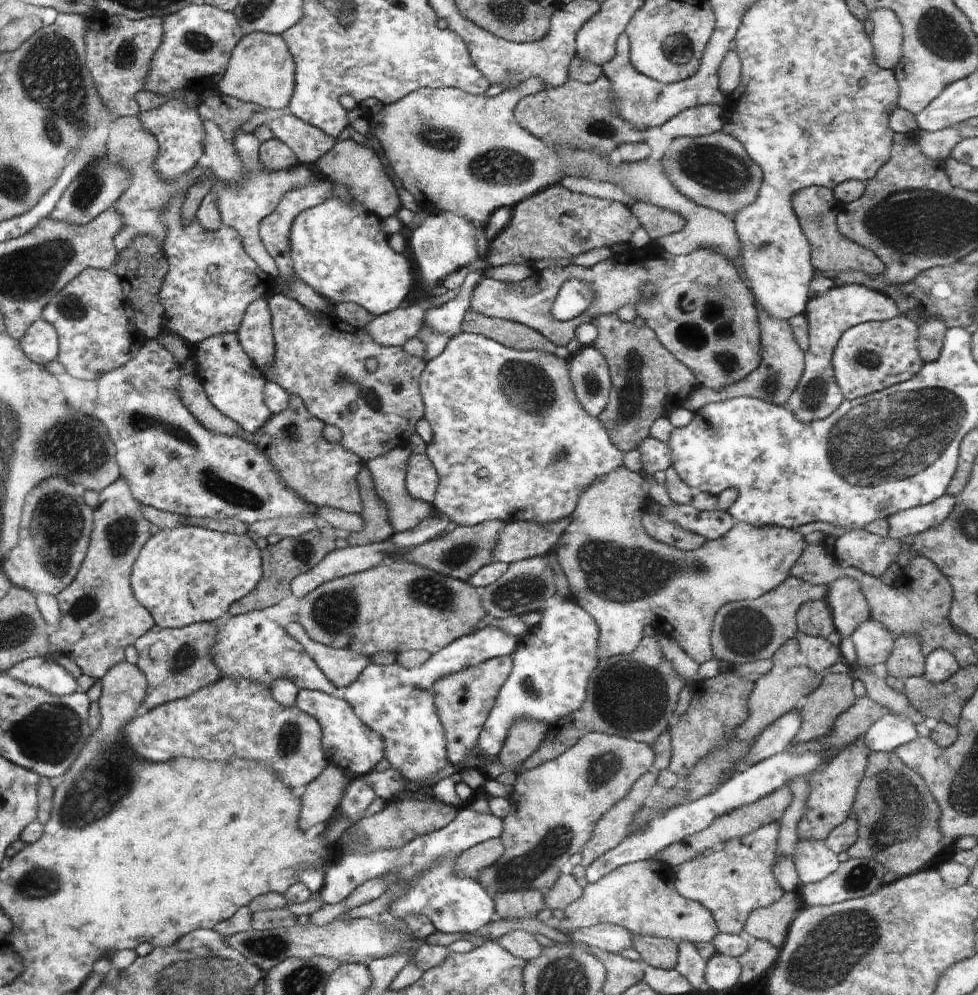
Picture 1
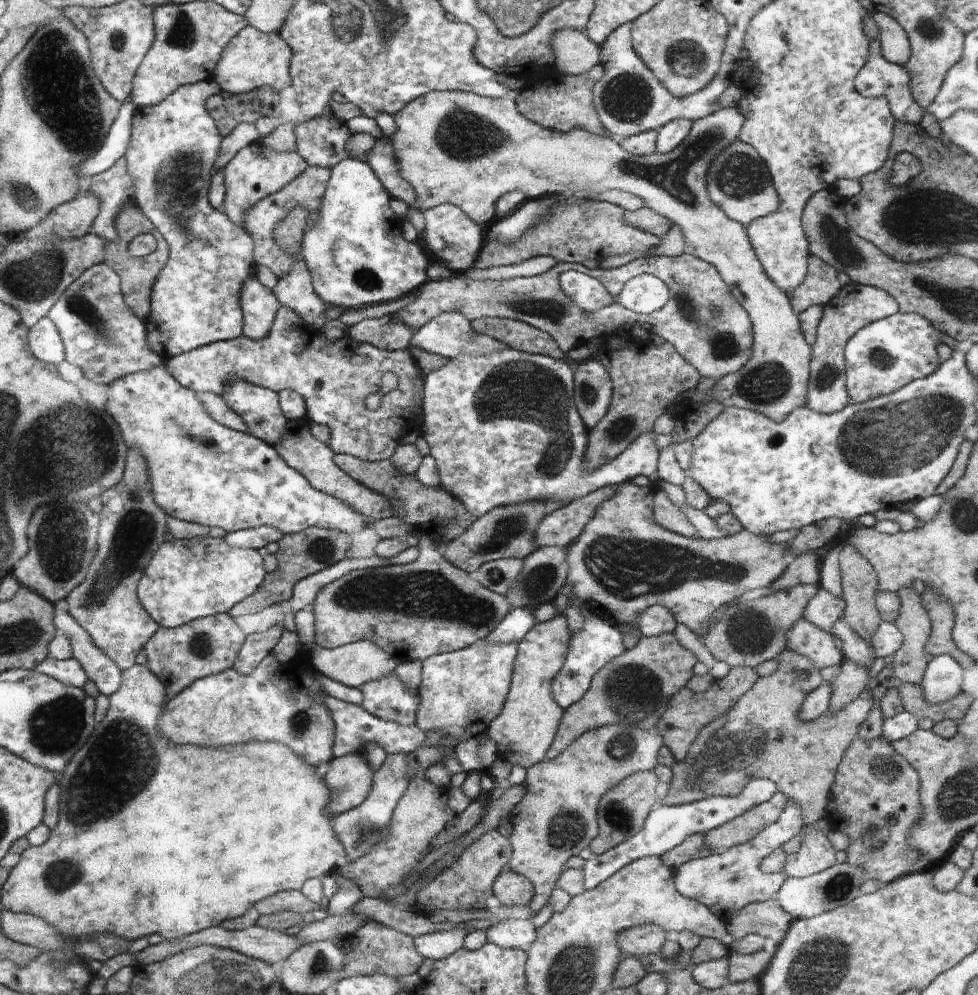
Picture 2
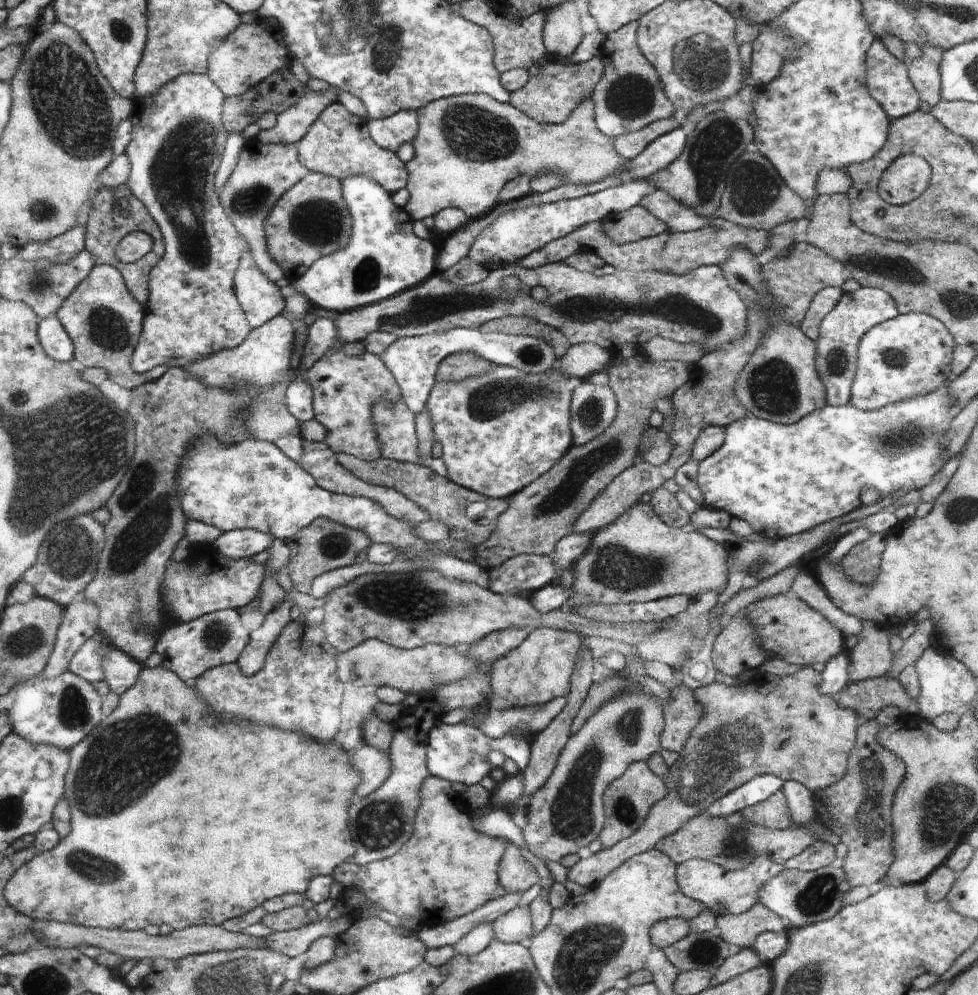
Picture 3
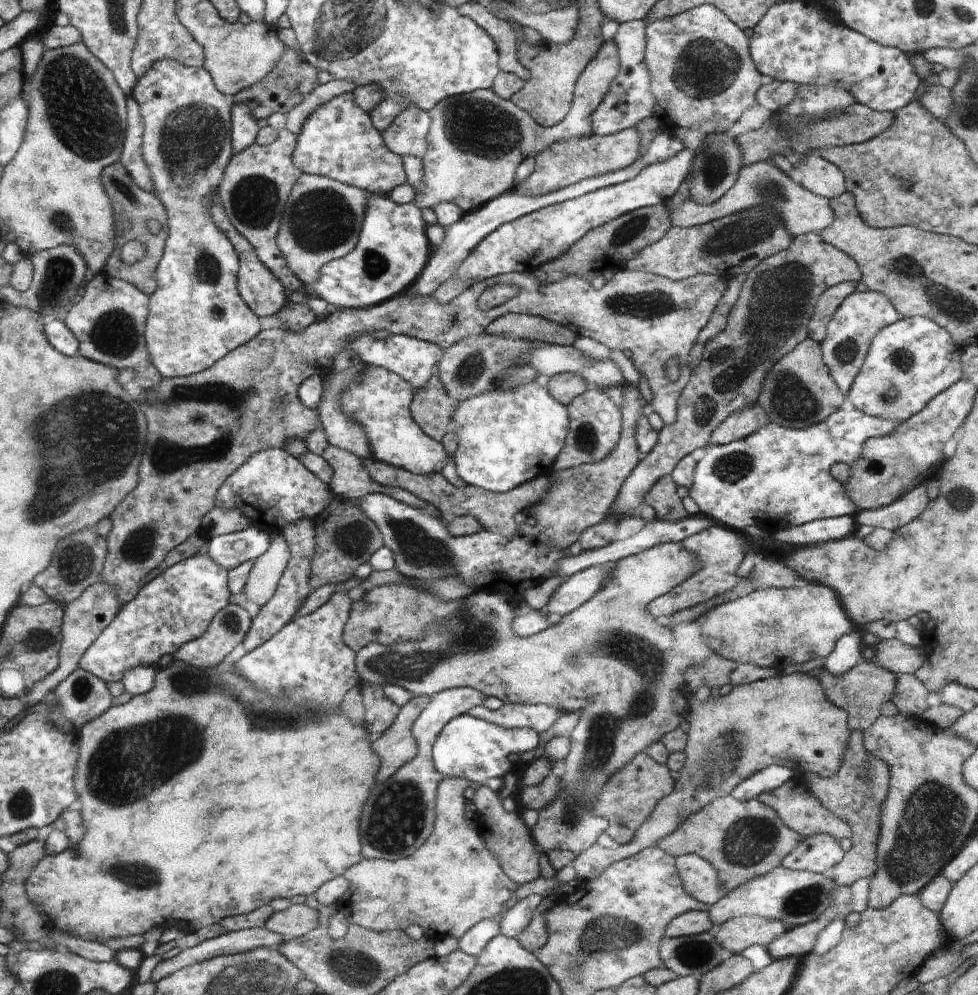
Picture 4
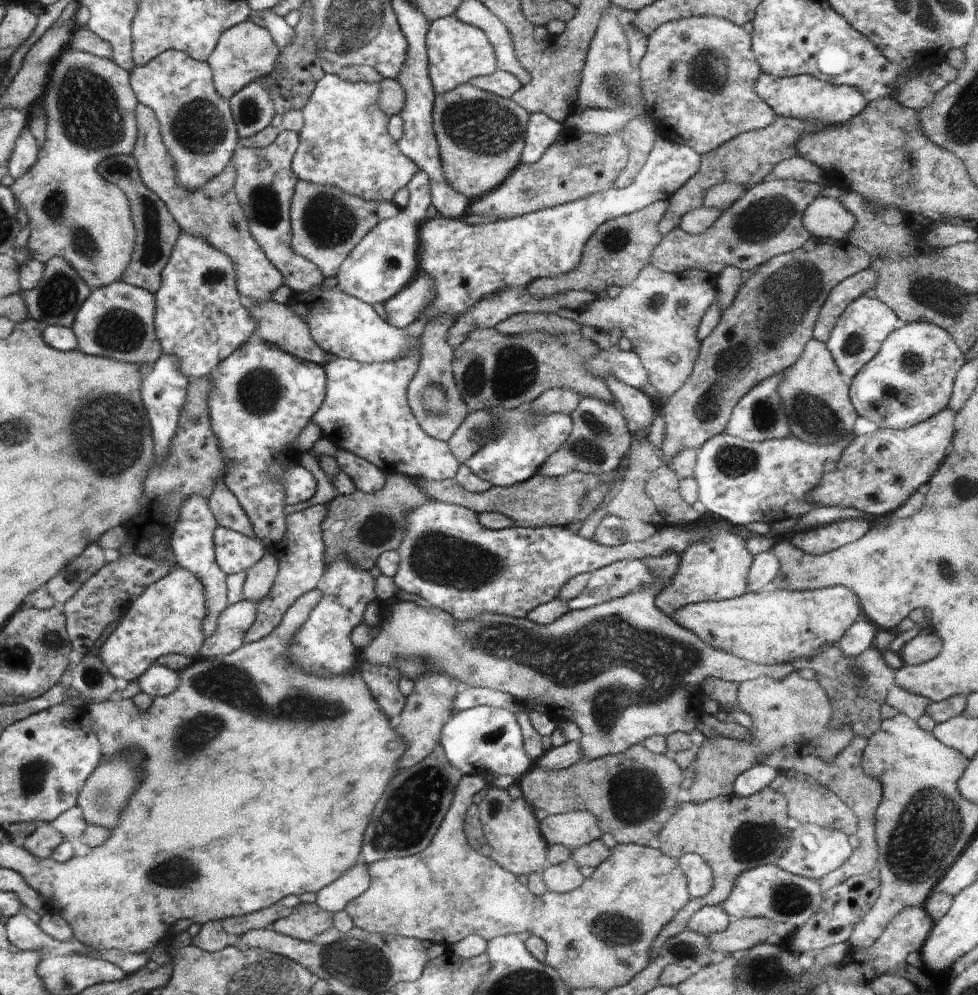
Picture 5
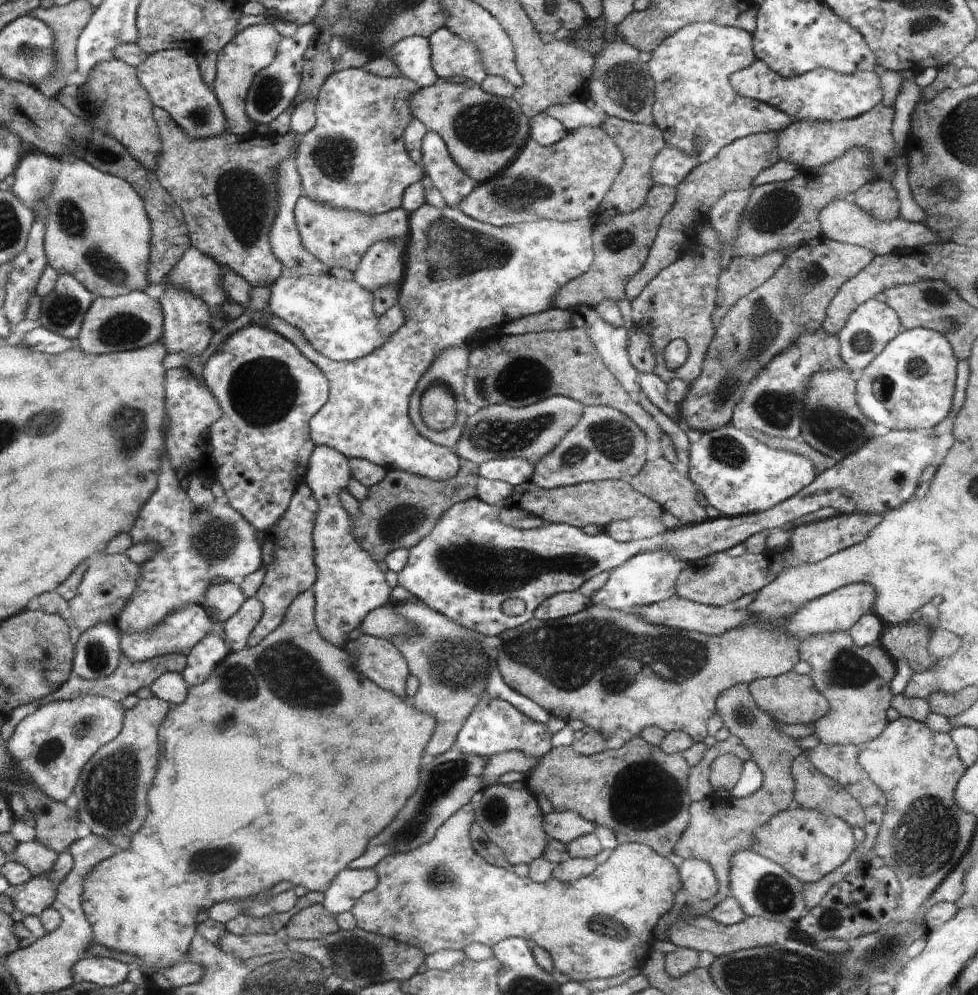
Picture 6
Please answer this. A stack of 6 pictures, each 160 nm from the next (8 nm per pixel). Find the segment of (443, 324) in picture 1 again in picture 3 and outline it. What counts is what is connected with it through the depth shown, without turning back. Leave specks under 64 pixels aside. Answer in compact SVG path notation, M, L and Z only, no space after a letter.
M456 328L443 332L436 332L416 337L398 338L381 358L387 362L391 372L403 390L403 402L414 416L422 413L427 399L435 387L438 368L452 354L476 354L486 362L496 365L505 365L526 371L527 374L548 372L559 361L552 346L538 338L530 336L511 336L499 333L488 333L472 328Z

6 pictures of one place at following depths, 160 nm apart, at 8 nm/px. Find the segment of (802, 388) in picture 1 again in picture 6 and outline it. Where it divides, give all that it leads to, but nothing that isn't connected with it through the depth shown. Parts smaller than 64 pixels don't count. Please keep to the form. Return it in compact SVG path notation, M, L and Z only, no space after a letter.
M875 298L867 300L848 315L844 328L836 334L837 340L840 341L841 361L844 361L850 372L864 370L882 352L888 342L902 331L904 331L902 323L891 306Z

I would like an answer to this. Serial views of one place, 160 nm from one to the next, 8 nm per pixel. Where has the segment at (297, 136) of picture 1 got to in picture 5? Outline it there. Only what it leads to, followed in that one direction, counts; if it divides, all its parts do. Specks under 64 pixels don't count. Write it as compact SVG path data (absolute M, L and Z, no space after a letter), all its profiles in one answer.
M338 73L325 74L302 108L304 126L291 163L299 180L342 187L360 198L392 202L394 194L412 180L419 168L388 136L390 119L379 108L378 83L346 82Z

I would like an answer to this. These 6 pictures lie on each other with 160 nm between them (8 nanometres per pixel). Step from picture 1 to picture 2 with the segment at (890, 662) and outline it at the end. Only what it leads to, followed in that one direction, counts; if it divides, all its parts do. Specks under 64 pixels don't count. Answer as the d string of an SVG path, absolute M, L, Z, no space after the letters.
M909 585L906 588L900 588L896 592L901 602L900 616L893 623L903 637L903 644L899 650L894 652L894 660L892 660L892 670L896 679L902 683L911 683L921 685L929 658L924 656L925 646L931 634L931 621L926 610L921 605L921 600L914 588Z

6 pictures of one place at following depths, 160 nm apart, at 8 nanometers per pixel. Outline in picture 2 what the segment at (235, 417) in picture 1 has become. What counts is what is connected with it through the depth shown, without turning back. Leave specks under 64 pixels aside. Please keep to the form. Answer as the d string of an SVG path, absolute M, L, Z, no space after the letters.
M238 380L232 384L230 392L222 394L222 398L236 414L243 416L250 428L248 434L272 447L282 440L287 419L280 410L278 393Z

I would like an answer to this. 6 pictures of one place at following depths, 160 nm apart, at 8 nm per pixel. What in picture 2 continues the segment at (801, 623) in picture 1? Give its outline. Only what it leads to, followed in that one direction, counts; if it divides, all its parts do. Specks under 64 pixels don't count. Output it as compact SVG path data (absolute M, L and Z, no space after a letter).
M820 588L804 608L802 612L803 619L813 624L816 628L832 633L834 622L843 617L844 601L841 598L834 598L824 589Z

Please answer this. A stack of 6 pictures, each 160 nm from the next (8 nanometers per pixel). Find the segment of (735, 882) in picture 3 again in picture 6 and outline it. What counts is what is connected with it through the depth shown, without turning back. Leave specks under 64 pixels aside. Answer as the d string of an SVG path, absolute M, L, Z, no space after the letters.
M684 859L678 869L683 889L692 900L705 901L718 892L718 876L706 861Z

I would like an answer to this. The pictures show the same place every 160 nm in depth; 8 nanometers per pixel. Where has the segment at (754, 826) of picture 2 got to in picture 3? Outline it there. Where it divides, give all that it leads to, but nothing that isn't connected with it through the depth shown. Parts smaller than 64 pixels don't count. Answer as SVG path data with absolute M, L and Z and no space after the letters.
M778 790L764 802L750 806L740 812L750 824L764 826L772 830L795 829L787 798Z

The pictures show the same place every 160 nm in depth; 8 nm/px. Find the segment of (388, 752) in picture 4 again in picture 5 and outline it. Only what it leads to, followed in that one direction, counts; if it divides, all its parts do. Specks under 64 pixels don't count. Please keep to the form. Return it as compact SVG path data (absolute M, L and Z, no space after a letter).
M432 674L431 677L420 678L415 682L415 689L406 698L406 705L400 714L400 722L396 726L396 730L400 730L400 736L408 740L408 754L404 754L404 762L400 762L402 768L419 765L424 758L435 751L435 747L440 744L443 727L455 714L452 706L461 687L460 682L456 678L450 678L448 674Z

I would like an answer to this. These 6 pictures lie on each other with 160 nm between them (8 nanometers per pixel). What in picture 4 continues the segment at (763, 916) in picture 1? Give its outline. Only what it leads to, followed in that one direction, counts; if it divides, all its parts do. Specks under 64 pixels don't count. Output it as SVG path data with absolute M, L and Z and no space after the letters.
M742 915L717 926L715 937L727 951L742 954L744 949L752 945L767 947L775 938L781 937L786 929L776 919Z

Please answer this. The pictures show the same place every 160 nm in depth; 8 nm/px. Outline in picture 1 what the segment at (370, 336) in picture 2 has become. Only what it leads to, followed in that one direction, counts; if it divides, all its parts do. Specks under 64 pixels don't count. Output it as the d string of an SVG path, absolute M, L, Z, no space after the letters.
M404 302L404 304L386 314L375 316L363 326L363 329L380 346L402 347L407 340L413 339L420 332L420 329L425 324L424 316L425 312L418 306L418 302L410 302L410 304Z

